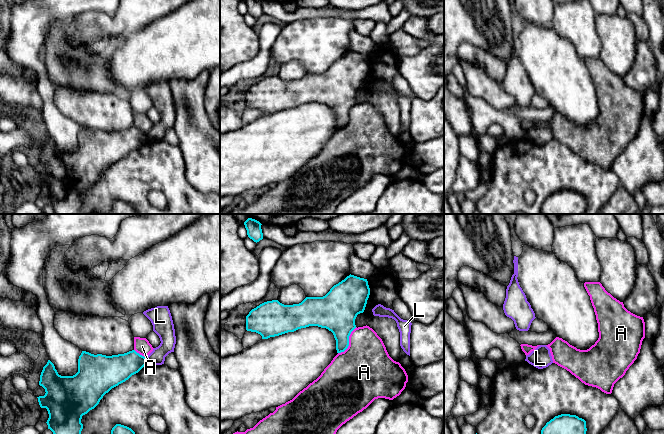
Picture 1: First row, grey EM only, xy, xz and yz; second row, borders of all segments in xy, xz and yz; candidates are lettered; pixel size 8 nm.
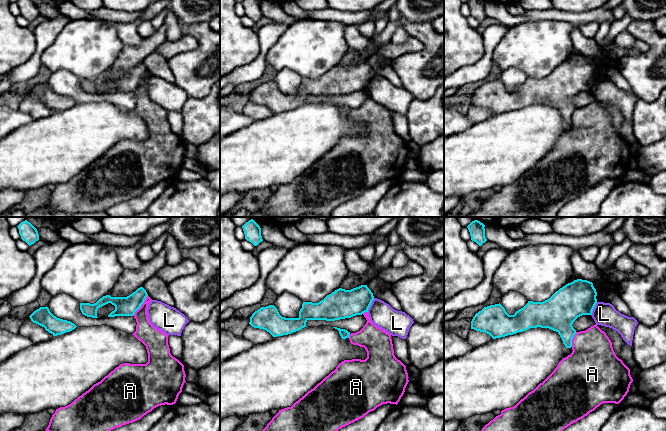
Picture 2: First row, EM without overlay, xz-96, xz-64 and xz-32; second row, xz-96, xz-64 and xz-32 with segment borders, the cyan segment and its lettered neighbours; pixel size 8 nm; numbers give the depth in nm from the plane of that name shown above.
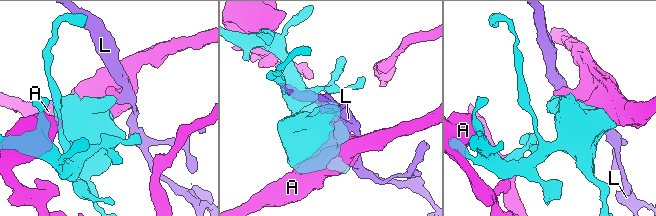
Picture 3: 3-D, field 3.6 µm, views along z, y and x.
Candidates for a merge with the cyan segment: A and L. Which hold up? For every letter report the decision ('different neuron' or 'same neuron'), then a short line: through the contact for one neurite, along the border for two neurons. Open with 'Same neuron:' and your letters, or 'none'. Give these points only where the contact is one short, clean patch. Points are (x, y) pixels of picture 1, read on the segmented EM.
Same neuron: none
A: different neuron
L: different neuron; line xy (145, 357), (148, 363)

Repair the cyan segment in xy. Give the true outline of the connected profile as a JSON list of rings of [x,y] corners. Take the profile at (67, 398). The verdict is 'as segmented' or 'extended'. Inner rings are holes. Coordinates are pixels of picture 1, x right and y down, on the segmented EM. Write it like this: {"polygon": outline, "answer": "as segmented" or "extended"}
{"polygon": [[[135,350],[112,356],[94,355],[82,351],[78,359],[78,372],[73,376],[61,376],[54,364],[48,360],[39,381],[39,385],[45,389],[46,393],[44,396],[37,397],[40,407],[48,411],[49,418],[46,422],[48,429],[53,434],[81,434],[82,416],[94,409],[112,388],[128,380],[147,364],[147,358]]], "answer": "as segmented"}

